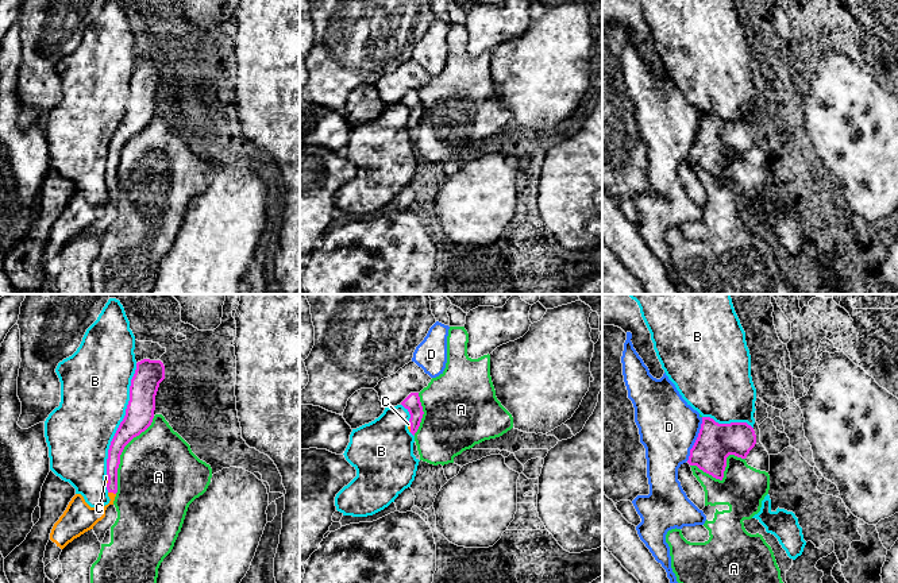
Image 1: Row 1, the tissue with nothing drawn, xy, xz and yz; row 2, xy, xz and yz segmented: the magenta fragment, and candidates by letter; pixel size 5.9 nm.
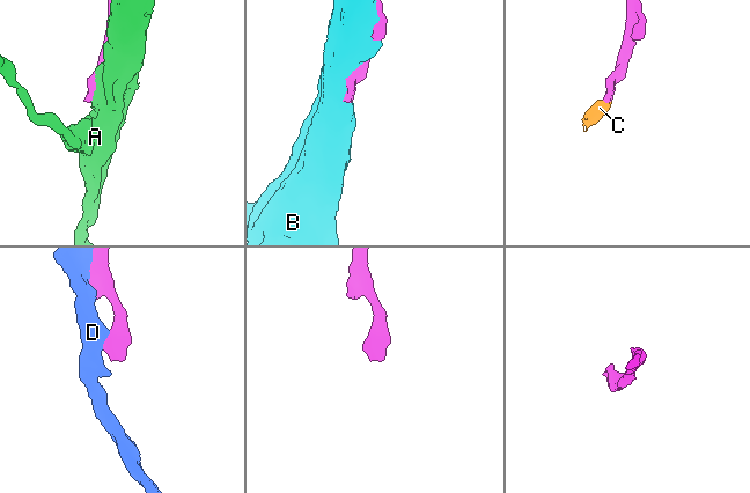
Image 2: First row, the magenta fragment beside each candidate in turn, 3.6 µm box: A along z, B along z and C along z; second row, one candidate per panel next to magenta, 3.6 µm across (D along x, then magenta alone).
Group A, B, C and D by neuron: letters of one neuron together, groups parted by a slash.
A / B / C / D

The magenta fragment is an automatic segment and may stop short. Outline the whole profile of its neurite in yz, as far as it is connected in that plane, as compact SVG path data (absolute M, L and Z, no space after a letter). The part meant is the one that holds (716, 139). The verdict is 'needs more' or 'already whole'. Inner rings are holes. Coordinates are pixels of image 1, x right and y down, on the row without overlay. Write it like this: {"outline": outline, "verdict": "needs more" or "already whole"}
{"outline": "M702 115L687 161L722 178L727 155L735 152L745 157L755 142L755 128L747 120L718 121L710 115Z", "verdict": "already whole"}

